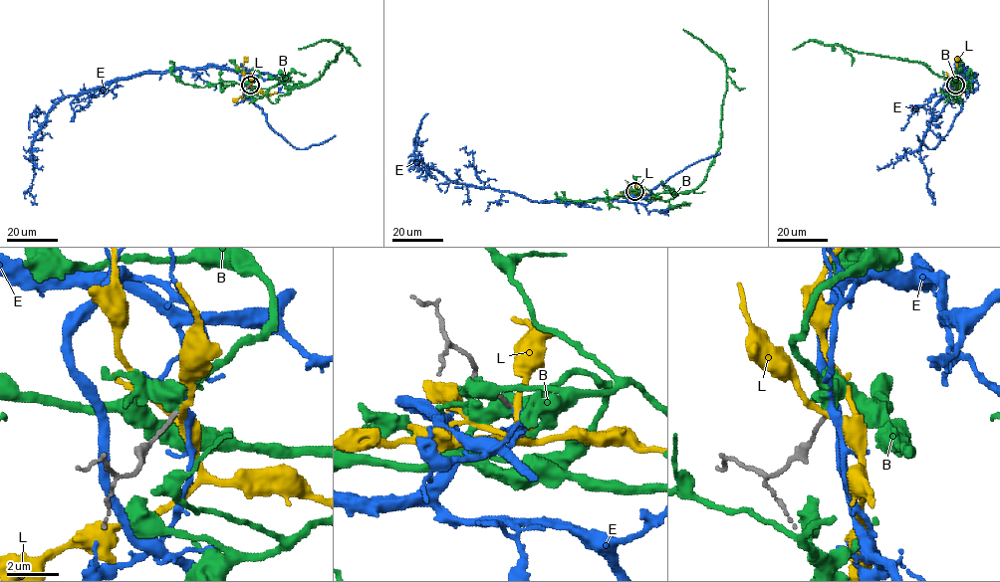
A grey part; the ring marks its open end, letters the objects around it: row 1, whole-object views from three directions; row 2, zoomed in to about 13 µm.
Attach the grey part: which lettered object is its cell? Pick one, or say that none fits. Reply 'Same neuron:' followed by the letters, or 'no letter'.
Same neuron: E

